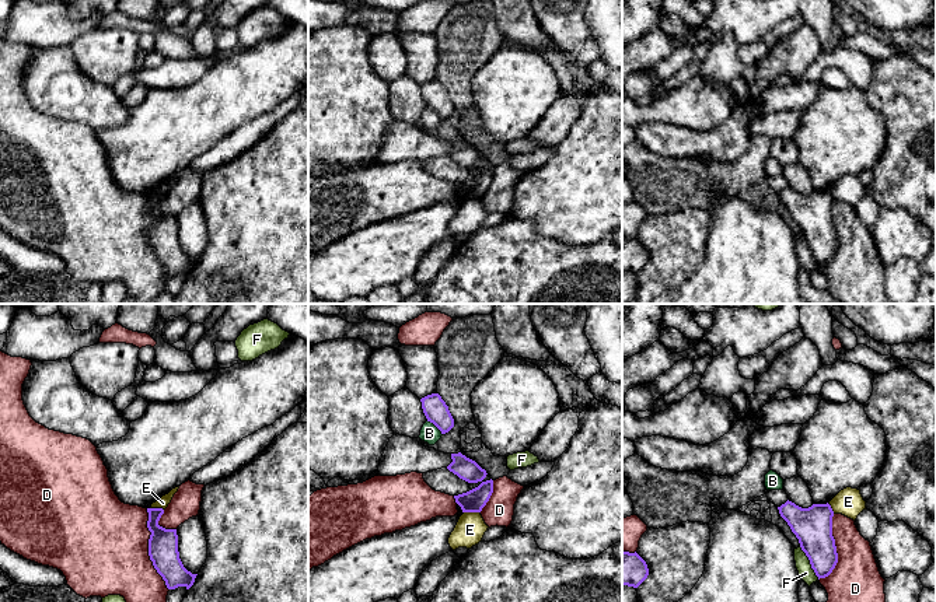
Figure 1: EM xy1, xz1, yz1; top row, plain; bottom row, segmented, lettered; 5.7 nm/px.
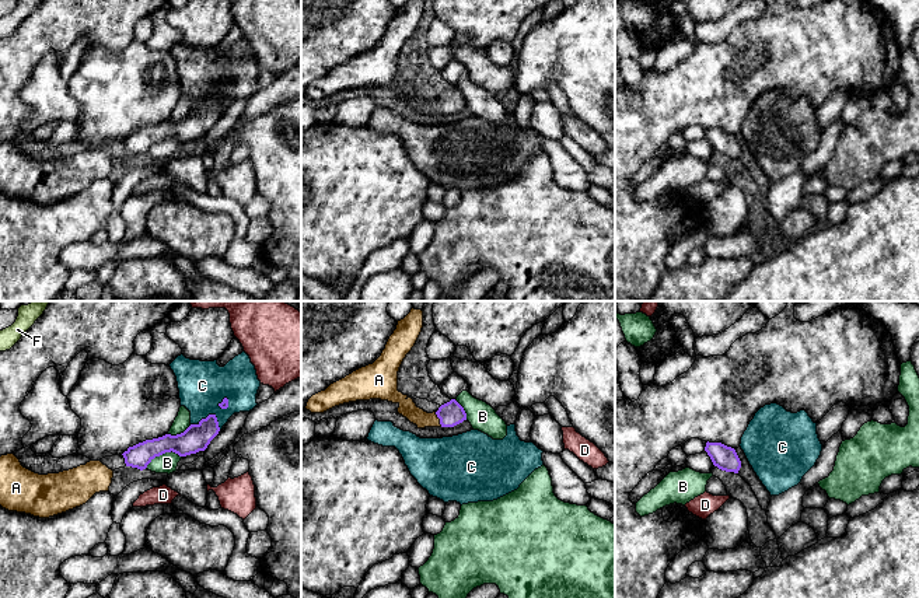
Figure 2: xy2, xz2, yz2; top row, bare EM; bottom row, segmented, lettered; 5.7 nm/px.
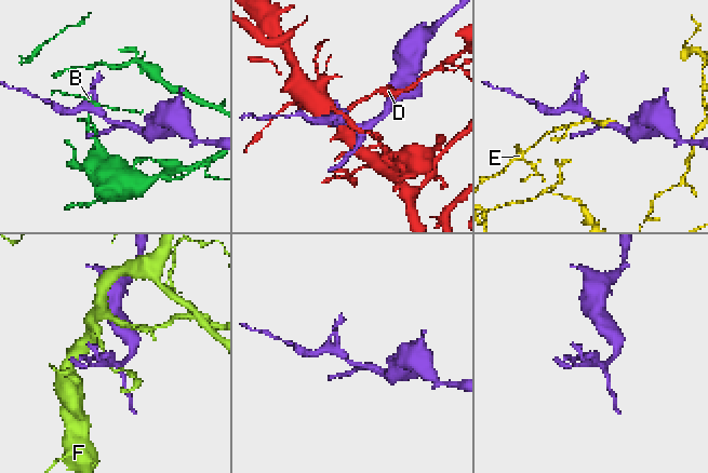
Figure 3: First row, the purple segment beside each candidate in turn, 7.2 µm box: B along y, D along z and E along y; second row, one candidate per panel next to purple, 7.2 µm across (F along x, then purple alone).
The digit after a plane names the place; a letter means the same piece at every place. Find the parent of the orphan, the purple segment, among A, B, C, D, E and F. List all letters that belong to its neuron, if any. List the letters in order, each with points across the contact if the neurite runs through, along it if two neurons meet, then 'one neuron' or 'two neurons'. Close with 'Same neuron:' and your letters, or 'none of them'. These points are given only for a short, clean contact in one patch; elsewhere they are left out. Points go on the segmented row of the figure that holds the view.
A: across xz2 (451, 413), (439, 418), (419, 418), (408, 408) | one neuron
B: two neurons
C: two neurons
D: two neurons
E: along xz1 (464, 511), (479, 513) | two neurons
F: along yz1 (799, 546), (818, 578) | two neurons
Same neuron: A

